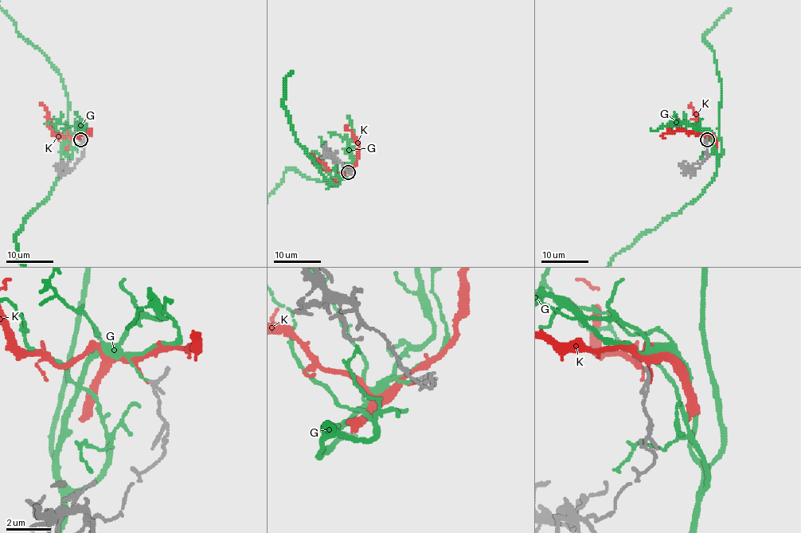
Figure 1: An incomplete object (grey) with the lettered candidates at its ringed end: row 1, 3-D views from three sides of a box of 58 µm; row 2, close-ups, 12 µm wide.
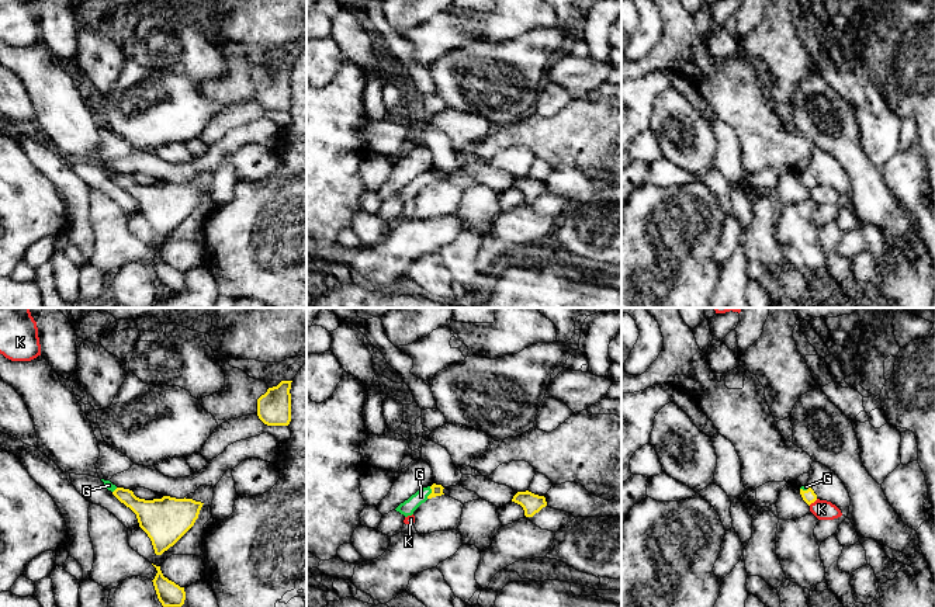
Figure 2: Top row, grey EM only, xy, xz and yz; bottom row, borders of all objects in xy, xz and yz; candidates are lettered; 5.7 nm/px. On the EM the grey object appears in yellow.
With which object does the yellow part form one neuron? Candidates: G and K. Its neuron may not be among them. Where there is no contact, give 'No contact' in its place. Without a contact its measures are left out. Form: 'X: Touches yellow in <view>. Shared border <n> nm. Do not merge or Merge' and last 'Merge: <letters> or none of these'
G: Touches yellow in xz. Shared border 80 nm. Merge
K: Touches yellow in yz. Shared border 70 nm. Do not merge
Merge: G

